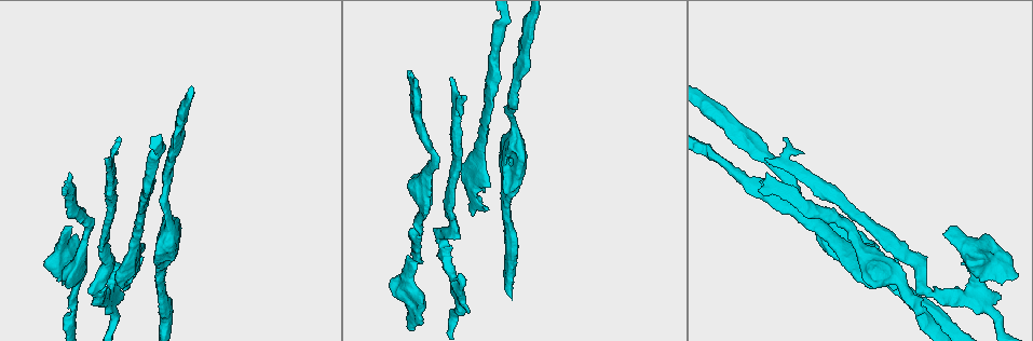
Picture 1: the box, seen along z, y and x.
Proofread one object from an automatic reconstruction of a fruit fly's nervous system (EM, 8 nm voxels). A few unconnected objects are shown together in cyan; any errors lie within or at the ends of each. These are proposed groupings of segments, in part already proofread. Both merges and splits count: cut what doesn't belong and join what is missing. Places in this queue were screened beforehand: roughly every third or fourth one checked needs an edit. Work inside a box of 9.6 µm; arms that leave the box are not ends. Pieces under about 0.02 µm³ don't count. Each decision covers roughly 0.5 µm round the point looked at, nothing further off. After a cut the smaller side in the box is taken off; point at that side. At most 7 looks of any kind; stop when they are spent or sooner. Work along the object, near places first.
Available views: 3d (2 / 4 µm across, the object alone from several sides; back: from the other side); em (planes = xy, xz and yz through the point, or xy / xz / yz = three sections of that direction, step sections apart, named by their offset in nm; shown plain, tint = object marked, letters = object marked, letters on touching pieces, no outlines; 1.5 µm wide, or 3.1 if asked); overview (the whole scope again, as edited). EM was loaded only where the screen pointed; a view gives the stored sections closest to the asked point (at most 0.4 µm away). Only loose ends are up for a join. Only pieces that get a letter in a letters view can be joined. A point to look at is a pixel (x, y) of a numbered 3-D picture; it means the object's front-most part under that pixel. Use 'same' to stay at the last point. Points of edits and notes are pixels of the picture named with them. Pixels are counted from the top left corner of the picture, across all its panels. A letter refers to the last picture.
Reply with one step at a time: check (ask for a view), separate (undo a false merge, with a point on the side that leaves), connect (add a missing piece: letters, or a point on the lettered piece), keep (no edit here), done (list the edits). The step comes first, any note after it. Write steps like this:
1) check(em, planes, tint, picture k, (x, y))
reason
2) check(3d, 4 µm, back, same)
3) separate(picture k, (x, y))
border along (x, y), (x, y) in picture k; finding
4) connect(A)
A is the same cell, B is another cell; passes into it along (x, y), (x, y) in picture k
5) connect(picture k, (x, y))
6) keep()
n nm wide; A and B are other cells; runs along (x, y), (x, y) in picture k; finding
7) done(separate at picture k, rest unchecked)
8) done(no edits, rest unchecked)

check(em, planes, tint, picture 1, (454, 277))
sharp bend

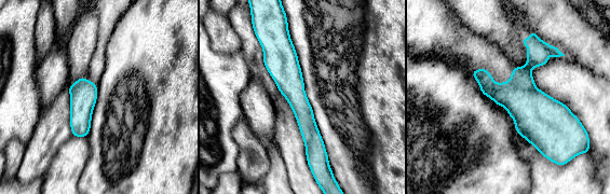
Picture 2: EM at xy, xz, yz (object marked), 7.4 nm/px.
check(em, planes, letters, same)
what lies round it

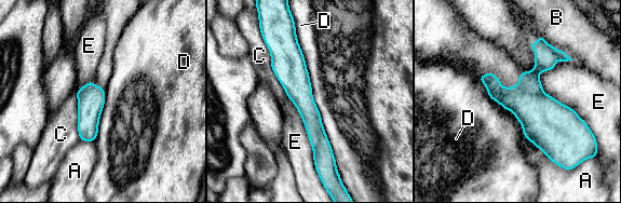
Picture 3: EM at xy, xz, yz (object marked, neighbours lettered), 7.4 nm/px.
keep()
A, B, C, D and E are other cells; one neuron here

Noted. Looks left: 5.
check(3d, 4 µm, picture 1, (471, 214))
an open end

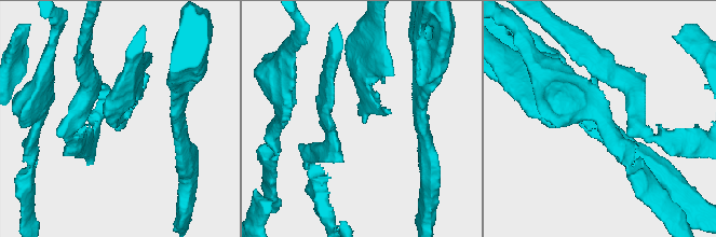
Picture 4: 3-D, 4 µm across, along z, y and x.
check(em, xz, step 8, tint, picture 4, (362, 120))

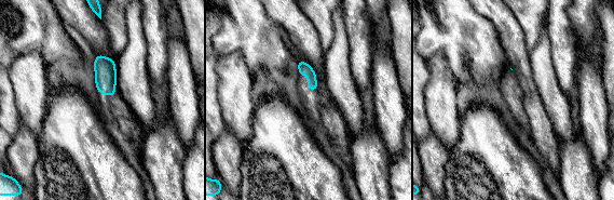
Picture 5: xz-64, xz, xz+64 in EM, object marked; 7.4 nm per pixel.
check(em, planes, letters, same)
cut it another way

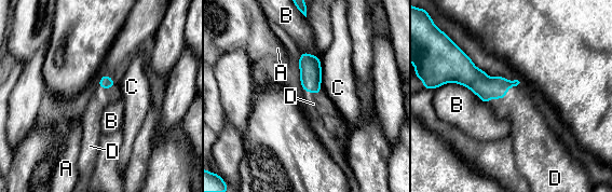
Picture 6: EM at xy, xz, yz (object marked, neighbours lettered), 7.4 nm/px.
connect(D)
D is the same cell, A, B and C are other cells; passes into it along (486, 87), (504, 96), (526, 122) in picture 6; it goes on there

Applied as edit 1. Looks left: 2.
done(connect at picture 6, rest unchecked)

